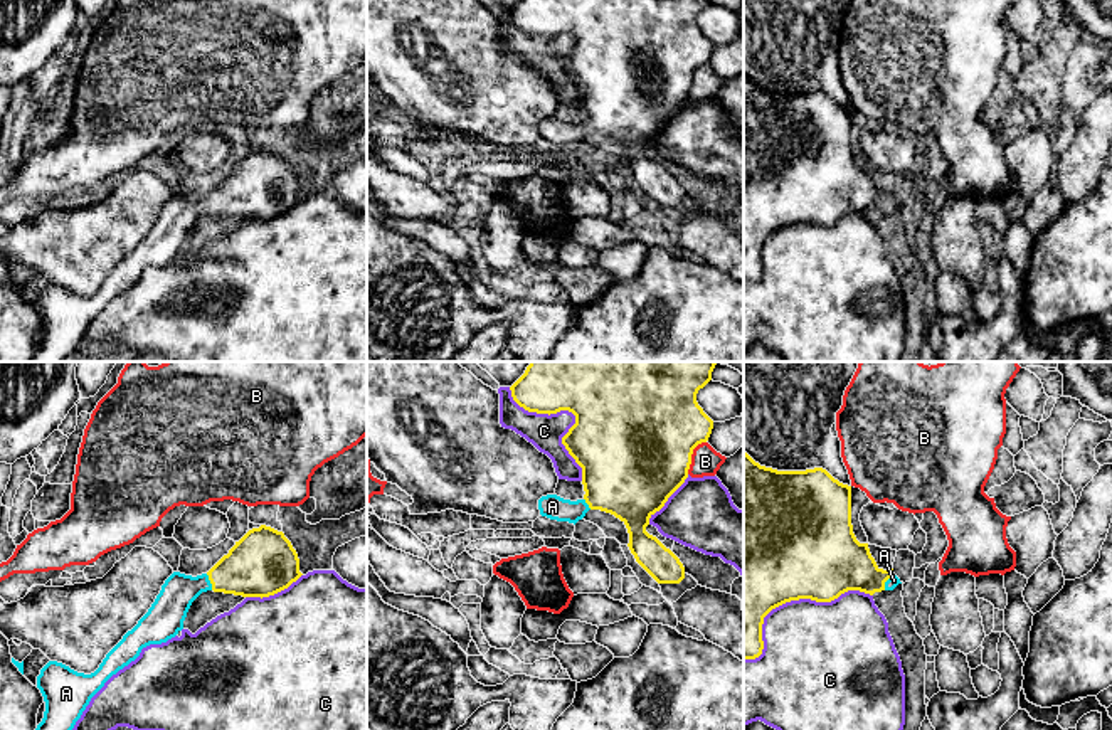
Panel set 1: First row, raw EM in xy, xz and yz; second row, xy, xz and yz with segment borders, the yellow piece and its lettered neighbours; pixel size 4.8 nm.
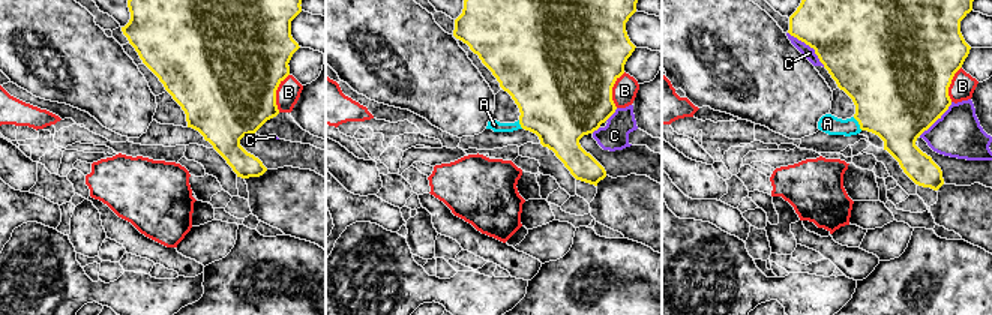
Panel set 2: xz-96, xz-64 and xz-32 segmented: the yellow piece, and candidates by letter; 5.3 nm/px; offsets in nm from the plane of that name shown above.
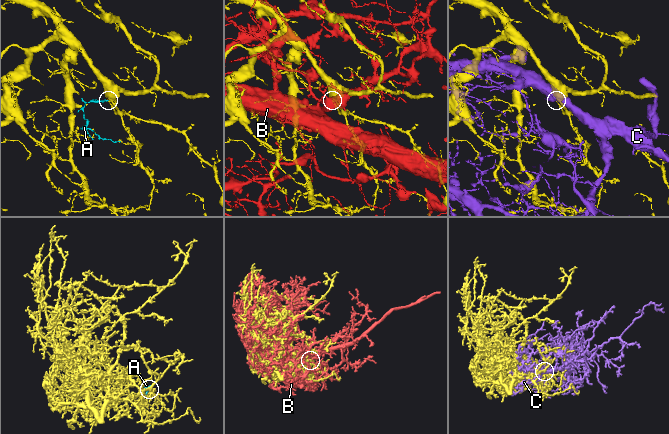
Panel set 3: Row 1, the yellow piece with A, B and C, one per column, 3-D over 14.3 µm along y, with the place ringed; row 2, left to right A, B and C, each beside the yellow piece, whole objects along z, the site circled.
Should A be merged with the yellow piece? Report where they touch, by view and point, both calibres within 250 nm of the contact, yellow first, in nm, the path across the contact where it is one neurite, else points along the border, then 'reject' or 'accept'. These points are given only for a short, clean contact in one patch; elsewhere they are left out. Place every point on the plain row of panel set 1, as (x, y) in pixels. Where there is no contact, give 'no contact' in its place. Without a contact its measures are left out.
xy (211, 206) | 300/170 nm | across xy (259, 187), (211, 206), (194, 209), (169, 234) | accept

